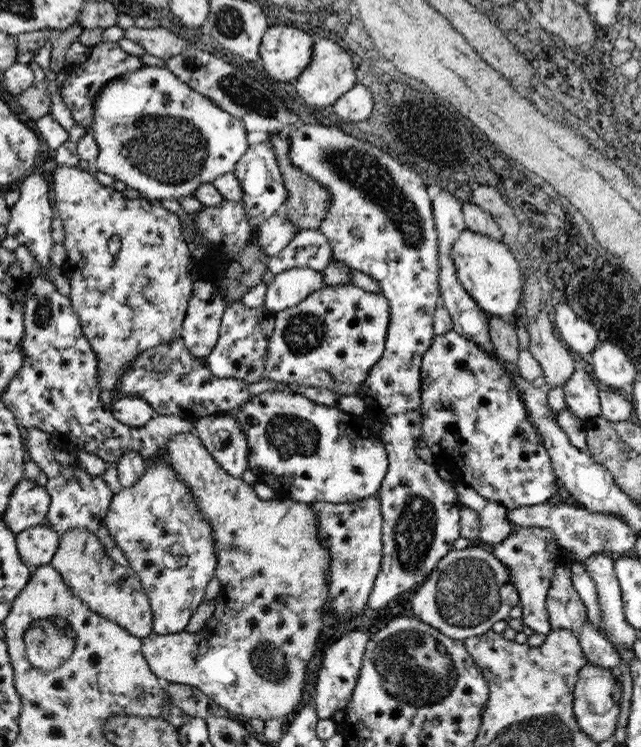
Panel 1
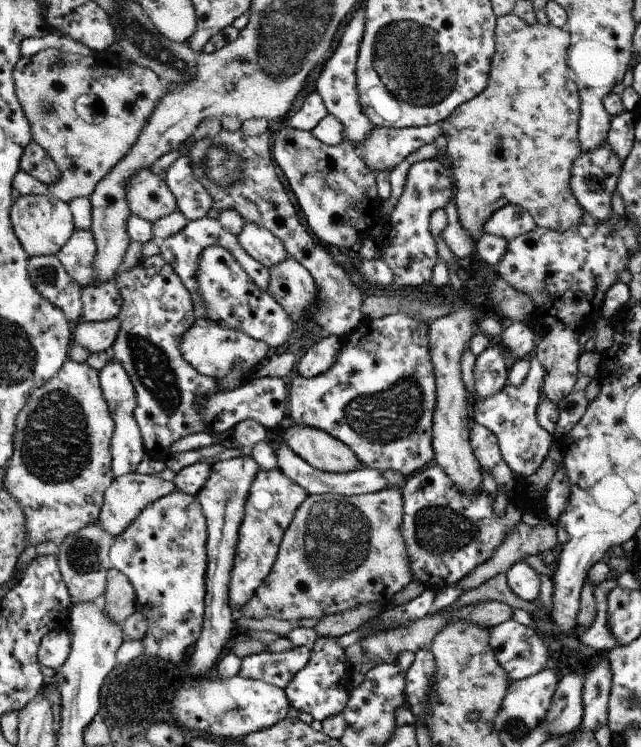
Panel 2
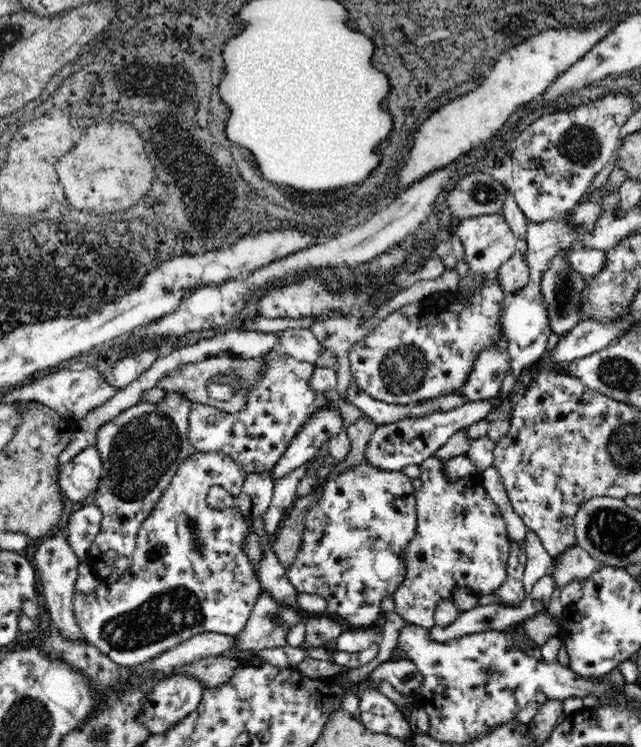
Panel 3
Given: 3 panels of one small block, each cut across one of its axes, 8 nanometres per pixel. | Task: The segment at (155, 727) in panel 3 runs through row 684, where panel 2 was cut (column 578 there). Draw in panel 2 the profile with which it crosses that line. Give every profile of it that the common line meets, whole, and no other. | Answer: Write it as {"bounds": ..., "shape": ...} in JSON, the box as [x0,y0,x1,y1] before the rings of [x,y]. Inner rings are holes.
{"bounds":[569,142,623,222],"shape":[[[603,142],[601,148],[595,148],[591,152],[581,152],[571,166],[571,182],[569,182],[571,194],[575,194],[575,200],[579,202],[583,212],[589,212],[599,222],[607,222],[607,218],[611,216],[609,200],[611,200],[611,192],[617,188],[621,168],[623,162],[617,158],[617,154],[607,142]]]}

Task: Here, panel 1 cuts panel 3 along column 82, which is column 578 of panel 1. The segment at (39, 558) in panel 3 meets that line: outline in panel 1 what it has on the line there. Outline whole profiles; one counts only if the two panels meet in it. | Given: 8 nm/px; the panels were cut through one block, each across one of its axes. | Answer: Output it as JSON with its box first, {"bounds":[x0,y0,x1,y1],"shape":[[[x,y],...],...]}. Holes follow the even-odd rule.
{"bounds":[577,618,621,670],"shape":[[[587,618],[585,620],[585,626],[583,630],[577,634],[579,638],[579,644],[581,644],[581,650],[583,654],[587,656],[587,662],[591,666],[597,666],[597,668],[603,668],[603,670],[613,670],[615,666],[619,666],[621,662],[621,656],[617,654],[615,646],[611,646],[599,630],[595,630],[591,626],[591,620]]]}

